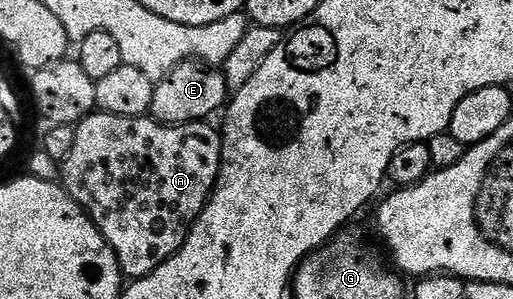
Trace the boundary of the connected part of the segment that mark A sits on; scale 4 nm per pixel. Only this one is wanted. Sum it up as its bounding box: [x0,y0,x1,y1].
[62,112,224,280]

